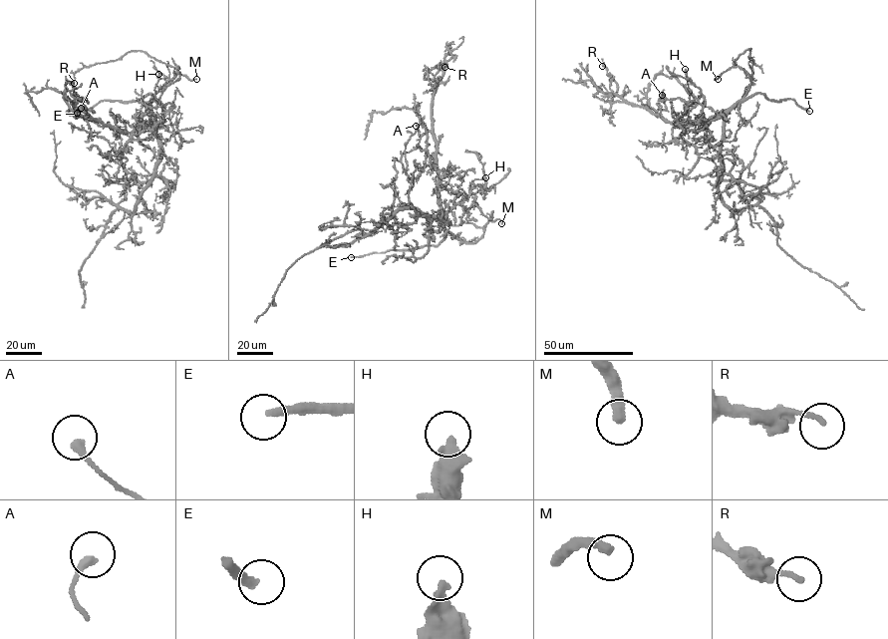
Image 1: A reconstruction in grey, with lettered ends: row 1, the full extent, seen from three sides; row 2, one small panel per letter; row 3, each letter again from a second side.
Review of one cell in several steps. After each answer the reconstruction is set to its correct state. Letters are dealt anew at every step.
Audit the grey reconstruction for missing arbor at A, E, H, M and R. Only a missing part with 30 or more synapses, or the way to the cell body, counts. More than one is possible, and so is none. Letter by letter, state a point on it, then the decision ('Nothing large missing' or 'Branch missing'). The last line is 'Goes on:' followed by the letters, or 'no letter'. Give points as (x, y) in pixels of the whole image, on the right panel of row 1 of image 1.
A: Place: (662, 95). Nothing large missing
E: Place: (809, 111). Branch missing
H: Place: (685, 69). Nothing large missing
M: Place: (718, 79). Branch missing
R: Place: (602, 66). Nothing large missing
Goes on: E, M

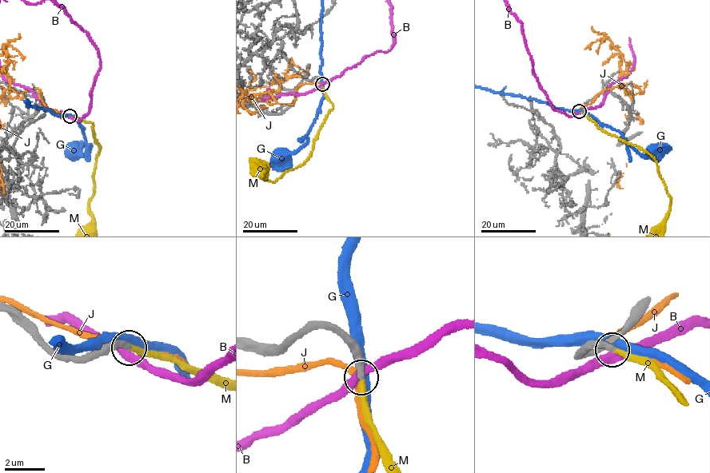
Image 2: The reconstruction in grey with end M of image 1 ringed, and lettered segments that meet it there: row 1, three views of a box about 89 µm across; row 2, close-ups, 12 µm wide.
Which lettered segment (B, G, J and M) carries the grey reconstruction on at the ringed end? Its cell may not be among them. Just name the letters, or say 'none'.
M

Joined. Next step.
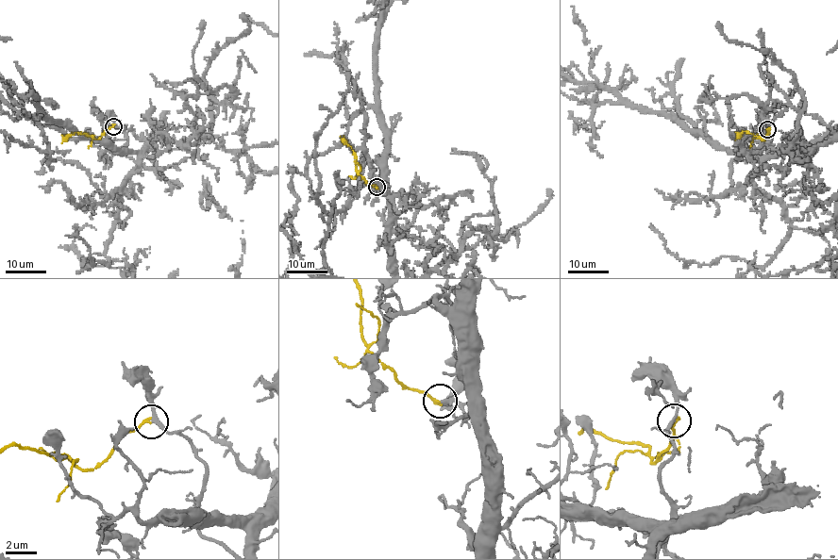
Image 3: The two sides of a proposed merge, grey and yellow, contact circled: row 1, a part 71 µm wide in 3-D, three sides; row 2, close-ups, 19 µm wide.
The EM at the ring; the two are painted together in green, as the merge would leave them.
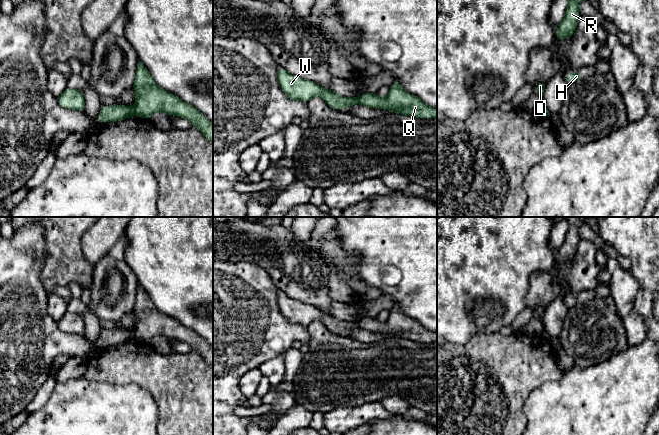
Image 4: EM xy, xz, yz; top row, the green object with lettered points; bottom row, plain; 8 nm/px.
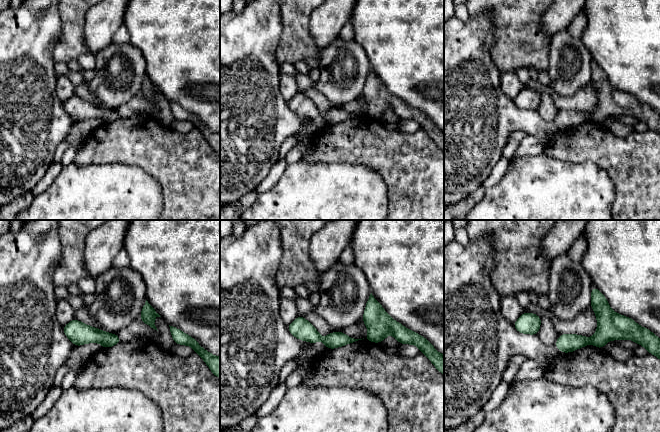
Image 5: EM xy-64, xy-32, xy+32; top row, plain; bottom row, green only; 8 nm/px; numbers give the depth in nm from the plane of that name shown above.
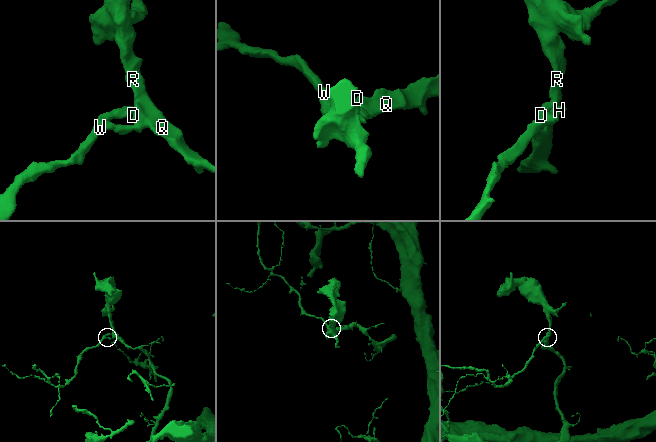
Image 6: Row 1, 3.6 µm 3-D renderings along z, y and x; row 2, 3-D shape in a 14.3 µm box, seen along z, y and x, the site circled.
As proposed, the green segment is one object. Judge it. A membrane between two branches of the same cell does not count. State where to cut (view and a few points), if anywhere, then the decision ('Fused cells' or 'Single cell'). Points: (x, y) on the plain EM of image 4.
Split along xy (132, 331), (134, 338). Fused cells

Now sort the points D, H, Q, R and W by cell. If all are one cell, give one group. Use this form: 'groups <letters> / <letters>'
groups D Q R / H W

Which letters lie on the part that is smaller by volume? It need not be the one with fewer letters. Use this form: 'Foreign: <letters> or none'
Foreign: H, W

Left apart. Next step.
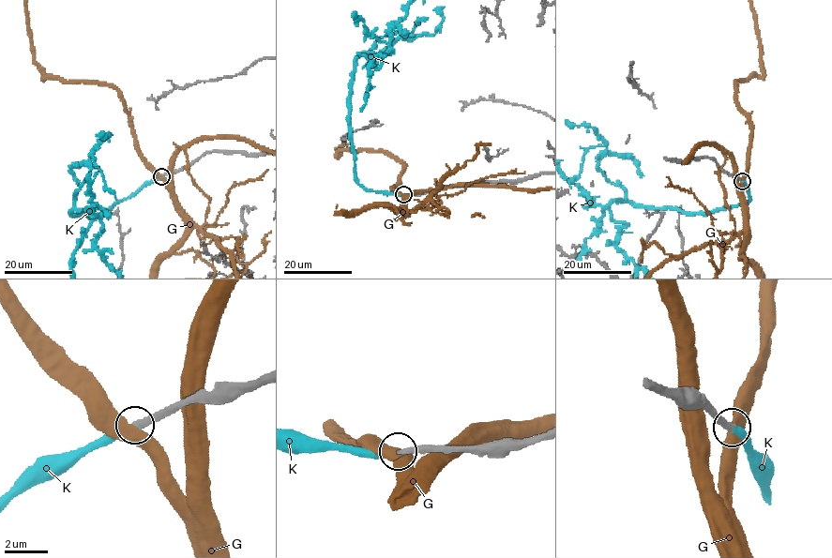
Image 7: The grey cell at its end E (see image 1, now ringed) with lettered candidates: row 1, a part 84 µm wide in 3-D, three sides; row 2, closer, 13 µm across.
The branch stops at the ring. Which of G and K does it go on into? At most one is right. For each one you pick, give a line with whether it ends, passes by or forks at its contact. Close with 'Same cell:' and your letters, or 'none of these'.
K: it ends
Same cell: K

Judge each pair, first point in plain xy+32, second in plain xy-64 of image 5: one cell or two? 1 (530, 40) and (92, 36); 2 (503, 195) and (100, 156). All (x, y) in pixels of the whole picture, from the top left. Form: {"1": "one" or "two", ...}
{"1": "two", "2": "two"}

